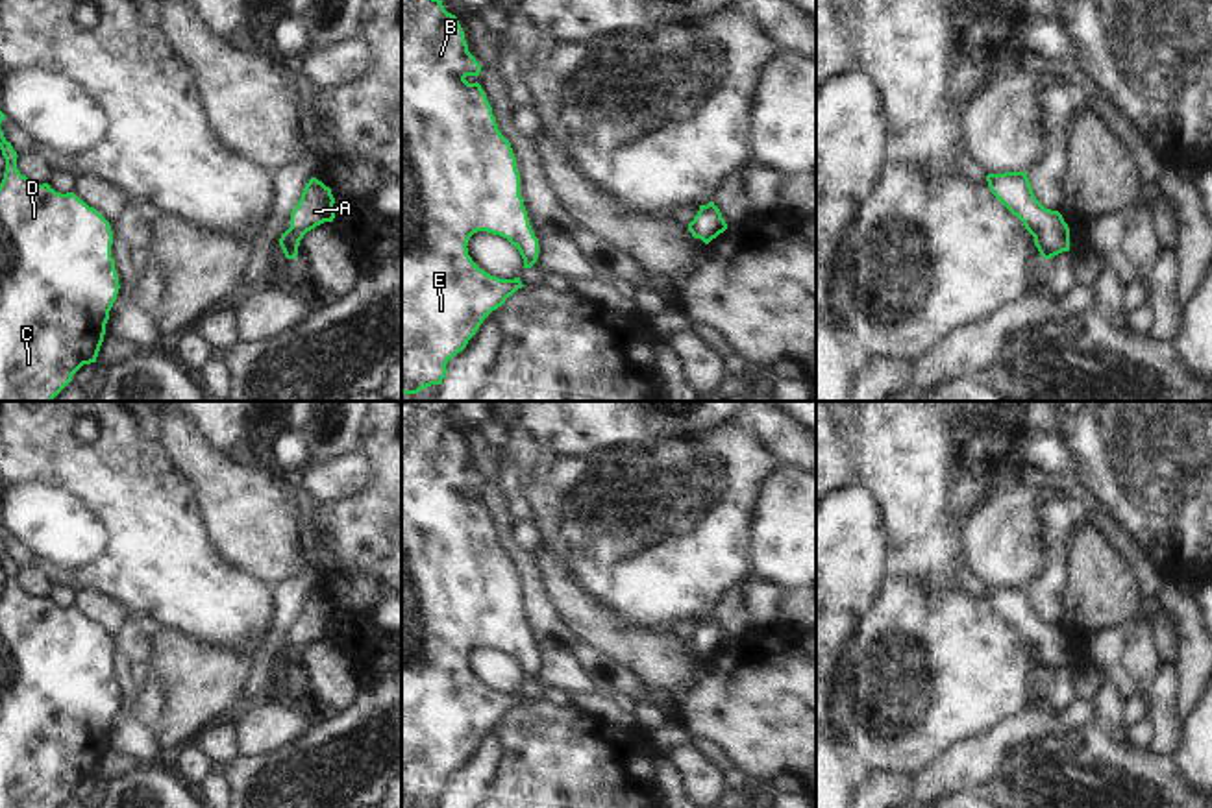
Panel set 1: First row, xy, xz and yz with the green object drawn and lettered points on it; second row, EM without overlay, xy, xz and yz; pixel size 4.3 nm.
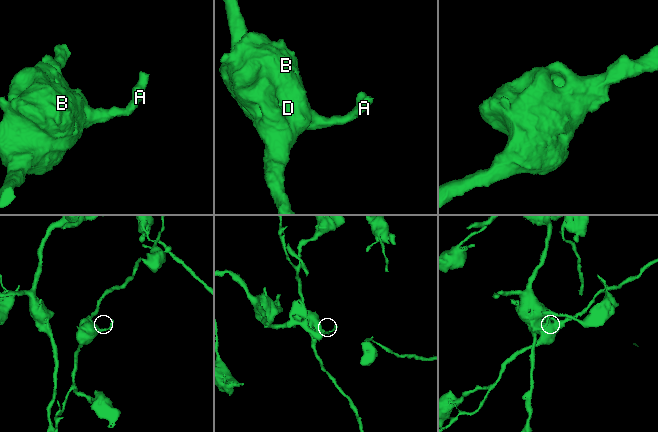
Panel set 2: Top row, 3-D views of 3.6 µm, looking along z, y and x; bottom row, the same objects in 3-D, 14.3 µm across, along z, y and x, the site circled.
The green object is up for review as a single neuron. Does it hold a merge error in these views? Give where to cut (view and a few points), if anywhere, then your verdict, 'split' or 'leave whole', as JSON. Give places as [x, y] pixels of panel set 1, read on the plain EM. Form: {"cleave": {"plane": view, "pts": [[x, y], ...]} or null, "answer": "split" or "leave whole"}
{"cleave": null, "answer": "leave whole"}

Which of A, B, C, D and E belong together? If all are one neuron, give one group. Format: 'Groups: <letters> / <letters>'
Groups: A B C D E.

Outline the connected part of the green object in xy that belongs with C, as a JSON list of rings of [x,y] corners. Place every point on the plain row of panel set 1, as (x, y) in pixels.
[[[0,544],[6,586],[0,597],[0,808],[59,808],[72,790],[96,777],[109,725],[118,708],[109,636],[74,606],[33,597],[17,582],[17,566]]]

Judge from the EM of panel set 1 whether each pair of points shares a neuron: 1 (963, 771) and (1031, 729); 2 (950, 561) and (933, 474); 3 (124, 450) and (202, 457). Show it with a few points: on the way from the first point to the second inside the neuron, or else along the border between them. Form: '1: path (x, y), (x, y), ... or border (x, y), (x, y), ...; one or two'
1: path (979, 757), (1014, 731); one
2: path (933, 538), (933, 496); one
3: border (161, 444), (176, 465); two

